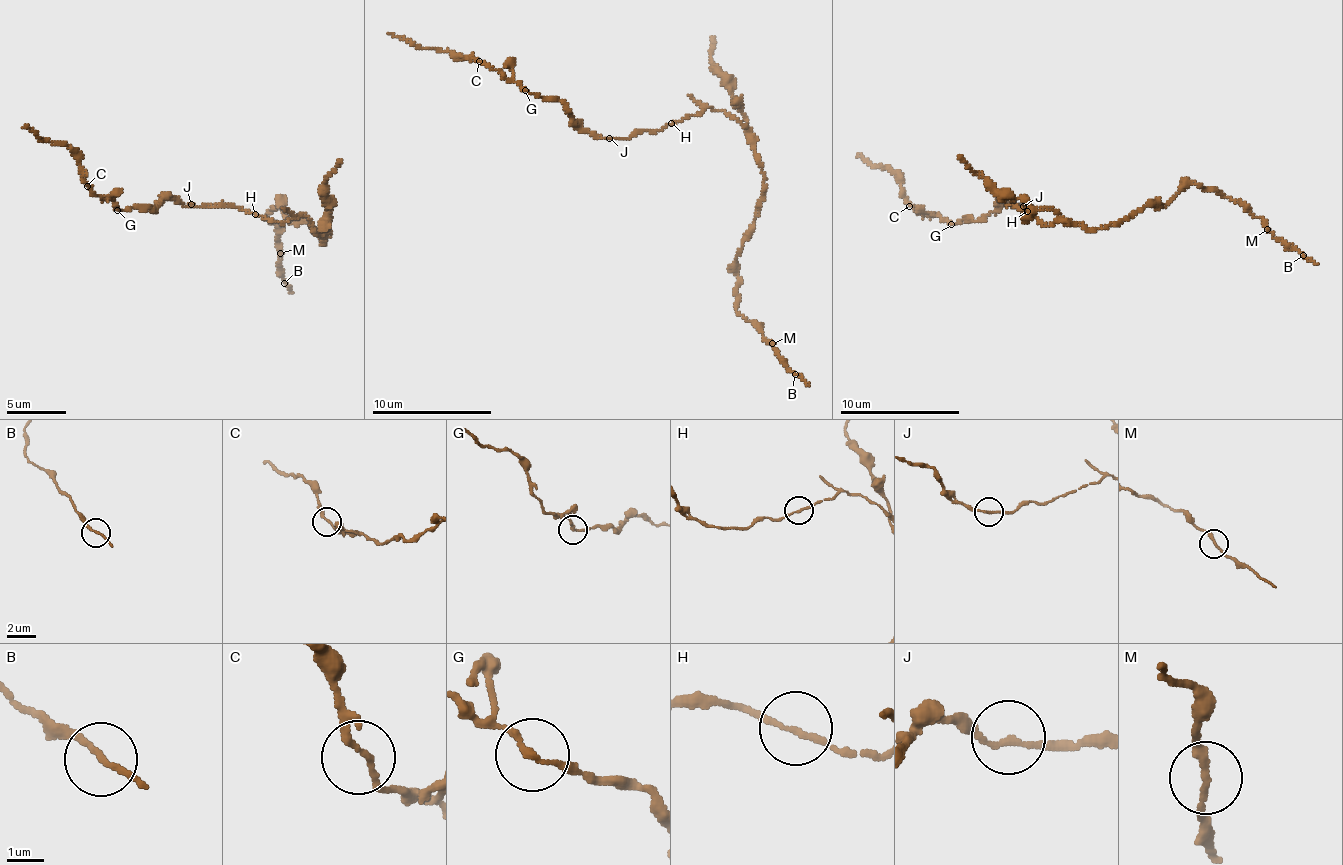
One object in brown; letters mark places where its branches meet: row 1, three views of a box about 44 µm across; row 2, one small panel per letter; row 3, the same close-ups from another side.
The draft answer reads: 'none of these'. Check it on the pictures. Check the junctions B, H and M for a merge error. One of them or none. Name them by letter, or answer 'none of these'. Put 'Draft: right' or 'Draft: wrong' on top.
Draft: wrong
H

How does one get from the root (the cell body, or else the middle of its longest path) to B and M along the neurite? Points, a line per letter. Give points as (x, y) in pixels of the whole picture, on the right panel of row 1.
B: (1022, 210), (1045, 223), (1069, 220), (1101, 228), (1201, 184), (1236, 200), (1303, 255)
M: (1022, 210), (1045, 223), (1069, 220), (1101, 228), (1201, 184), (1236, 200), (1267, 229)

